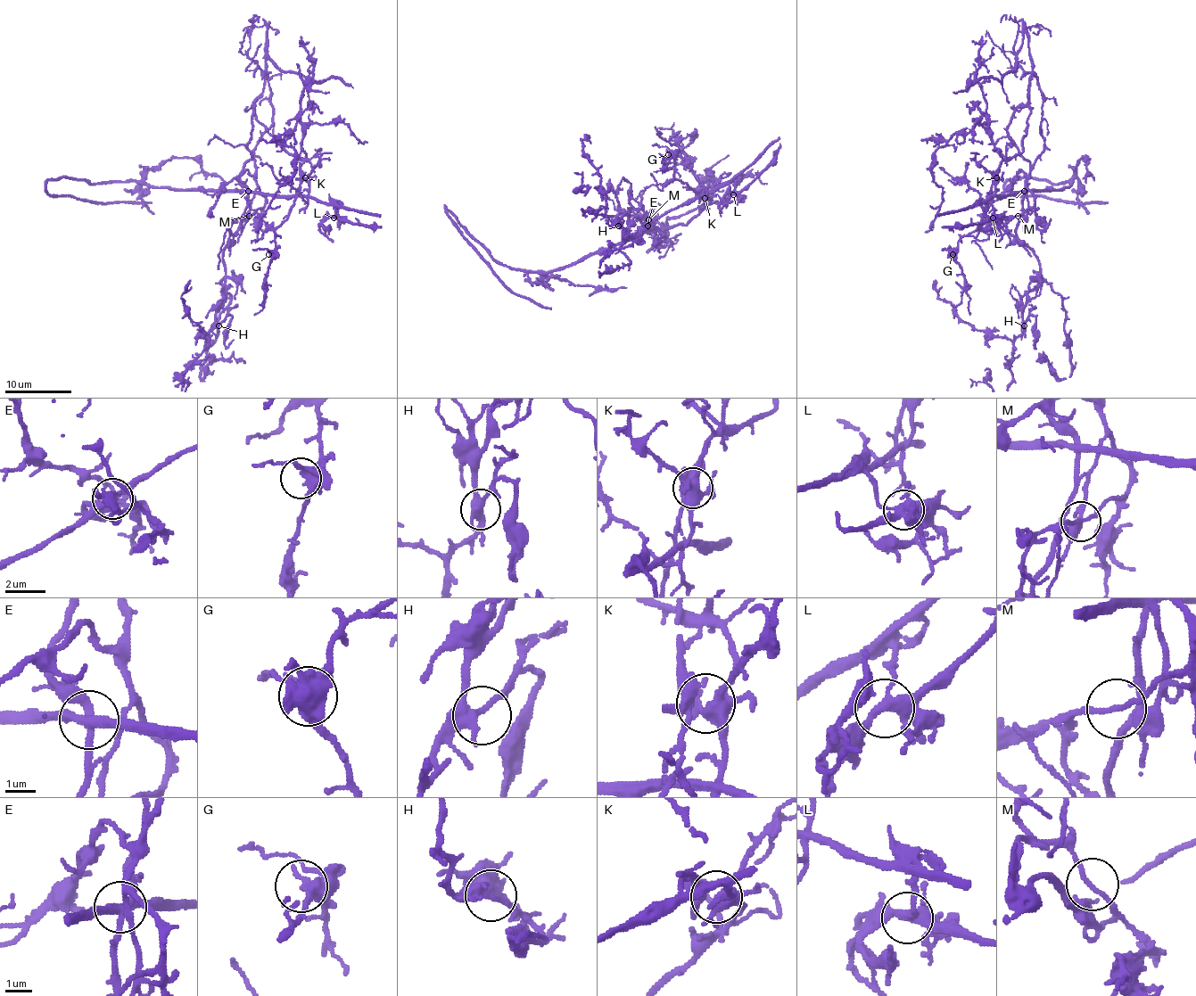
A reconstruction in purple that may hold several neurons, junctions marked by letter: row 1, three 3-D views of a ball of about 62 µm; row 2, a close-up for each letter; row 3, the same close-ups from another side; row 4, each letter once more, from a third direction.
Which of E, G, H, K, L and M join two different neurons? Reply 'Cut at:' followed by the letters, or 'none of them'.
Cut at: E

